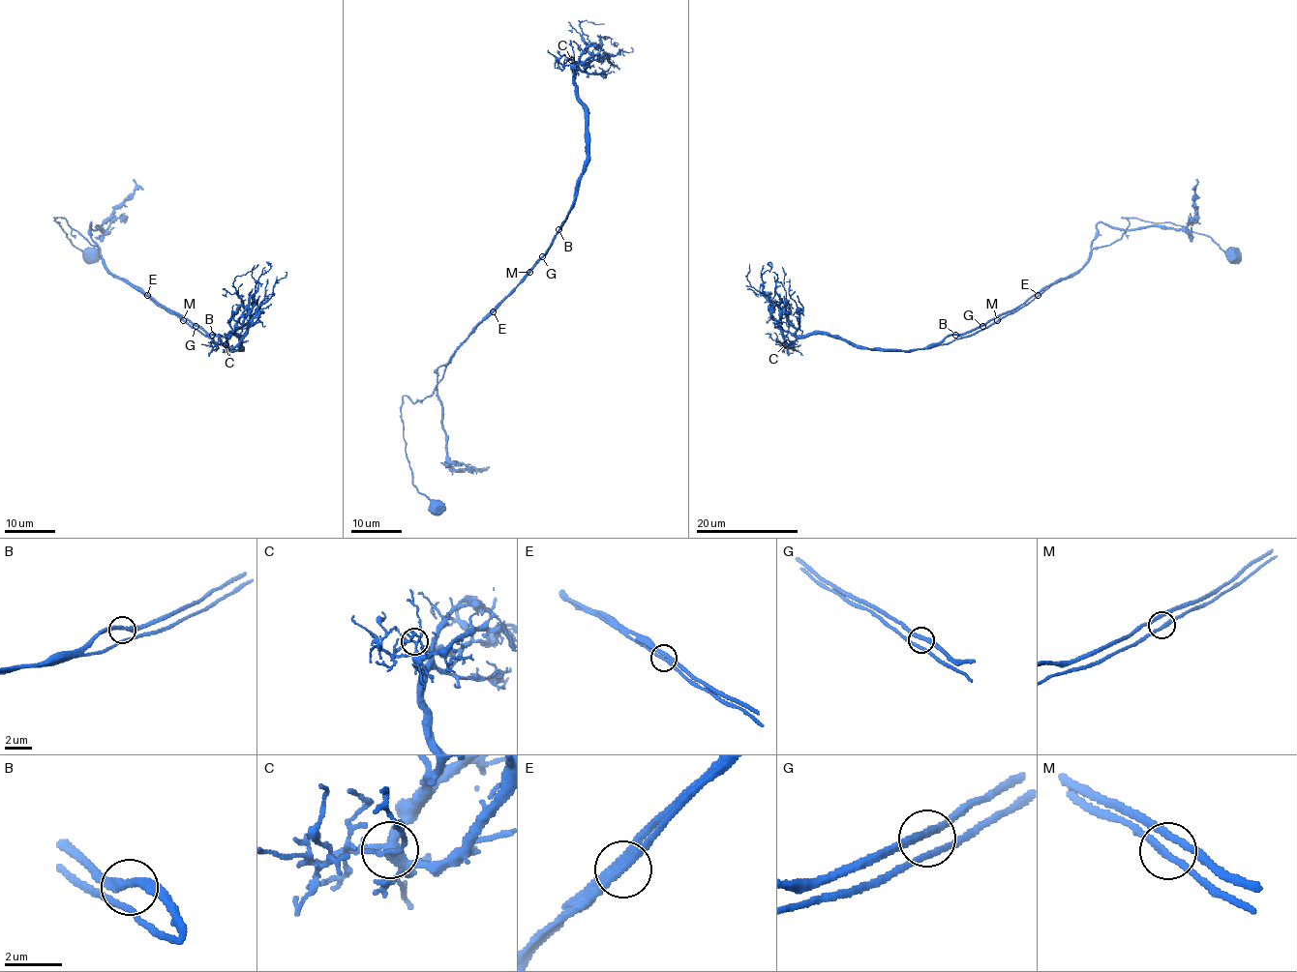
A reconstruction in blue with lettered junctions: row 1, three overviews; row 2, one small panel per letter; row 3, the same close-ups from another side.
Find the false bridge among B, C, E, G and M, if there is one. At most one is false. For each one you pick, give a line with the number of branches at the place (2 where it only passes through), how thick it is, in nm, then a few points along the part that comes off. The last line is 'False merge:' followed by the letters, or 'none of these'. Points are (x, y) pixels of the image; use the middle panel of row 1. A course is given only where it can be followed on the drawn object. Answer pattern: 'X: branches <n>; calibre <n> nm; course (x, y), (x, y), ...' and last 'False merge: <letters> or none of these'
False merge: none of these

